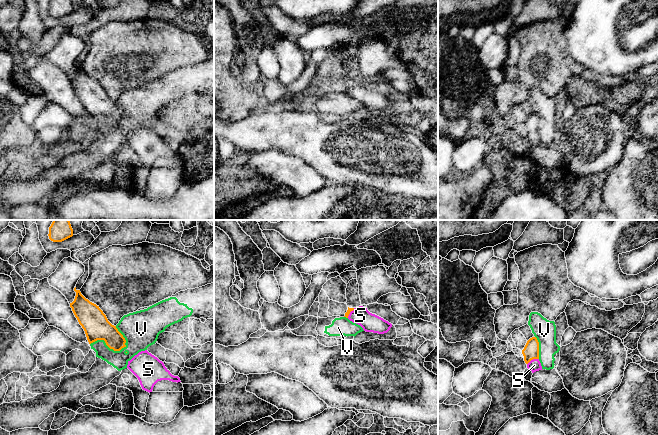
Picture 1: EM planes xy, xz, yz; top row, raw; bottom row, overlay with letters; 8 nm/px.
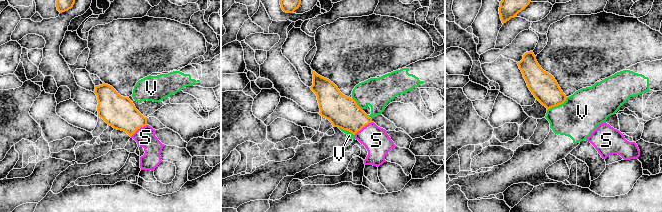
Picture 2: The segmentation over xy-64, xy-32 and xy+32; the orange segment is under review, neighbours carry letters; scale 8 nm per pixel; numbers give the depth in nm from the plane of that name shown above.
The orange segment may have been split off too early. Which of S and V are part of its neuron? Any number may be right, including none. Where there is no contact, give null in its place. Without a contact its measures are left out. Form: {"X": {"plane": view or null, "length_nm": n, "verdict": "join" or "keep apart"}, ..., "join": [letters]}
{"S": {"plane": "yz", "length_nm": 110, "verdict": "join"}, "V": {"plane": "xy", "length_nm": 300, "verdict": "keep apart"}, "join": ["S"]}

